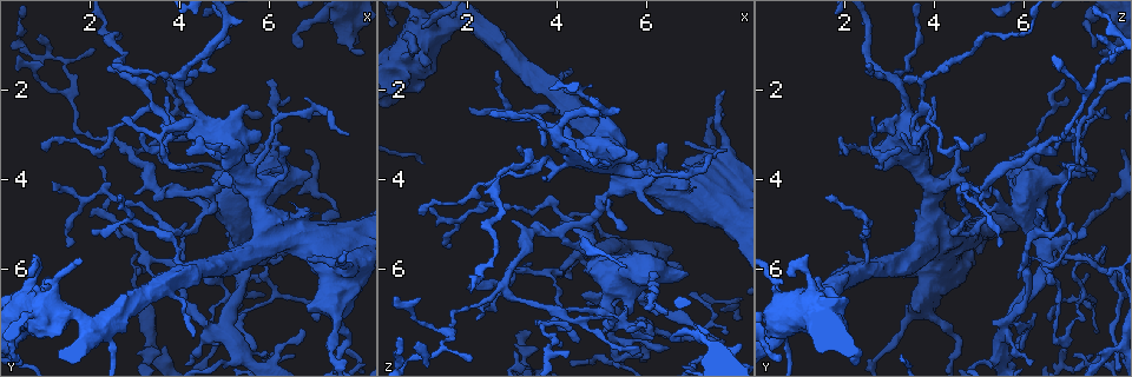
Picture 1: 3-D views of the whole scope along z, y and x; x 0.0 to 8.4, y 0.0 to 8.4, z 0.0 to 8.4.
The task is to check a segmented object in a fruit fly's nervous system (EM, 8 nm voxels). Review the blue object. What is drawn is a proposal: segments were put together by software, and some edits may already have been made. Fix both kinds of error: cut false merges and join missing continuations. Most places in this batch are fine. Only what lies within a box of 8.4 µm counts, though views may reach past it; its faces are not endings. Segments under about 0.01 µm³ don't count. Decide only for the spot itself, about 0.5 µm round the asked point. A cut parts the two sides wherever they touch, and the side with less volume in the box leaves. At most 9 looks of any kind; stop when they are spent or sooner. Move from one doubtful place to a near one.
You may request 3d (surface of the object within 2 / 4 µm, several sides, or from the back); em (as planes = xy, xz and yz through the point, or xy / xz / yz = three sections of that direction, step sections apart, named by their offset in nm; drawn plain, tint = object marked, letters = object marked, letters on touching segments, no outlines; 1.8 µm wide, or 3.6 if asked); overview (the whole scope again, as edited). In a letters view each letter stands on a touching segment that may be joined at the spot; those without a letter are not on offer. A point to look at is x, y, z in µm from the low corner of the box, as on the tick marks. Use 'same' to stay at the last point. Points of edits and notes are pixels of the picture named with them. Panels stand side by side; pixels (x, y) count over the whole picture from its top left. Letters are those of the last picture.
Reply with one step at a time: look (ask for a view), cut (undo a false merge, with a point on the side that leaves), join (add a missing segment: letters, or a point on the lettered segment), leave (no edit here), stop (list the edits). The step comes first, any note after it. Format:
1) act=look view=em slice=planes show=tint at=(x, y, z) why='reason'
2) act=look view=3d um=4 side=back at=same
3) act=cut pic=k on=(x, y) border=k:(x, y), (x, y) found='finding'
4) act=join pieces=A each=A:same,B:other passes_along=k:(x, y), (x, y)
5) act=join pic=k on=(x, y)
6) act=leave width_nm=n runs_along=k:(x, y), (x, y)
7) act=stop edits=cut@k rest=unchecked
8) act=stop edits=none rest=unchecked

act=look view=em slice=xz step=8 show=tint at=(5.60, 4.20, 4.00)

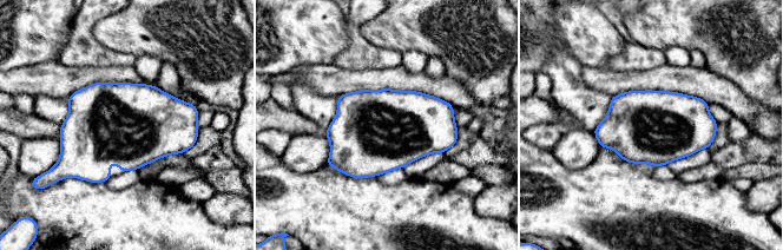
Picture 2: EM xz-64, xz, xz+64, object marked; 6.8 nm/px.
act=look view=em slice=xy step=16 show=letters at=same

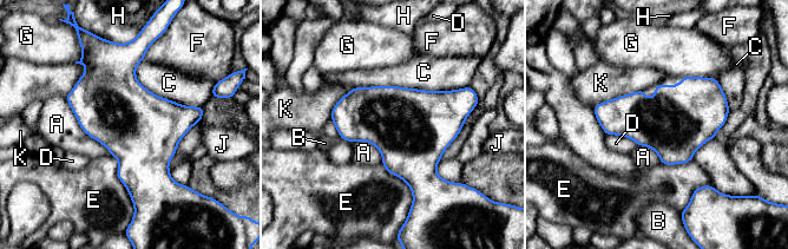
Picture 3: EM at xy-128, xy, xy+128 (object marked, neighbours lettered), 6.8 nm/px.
act=leave each=A:other,B:other,C:other,D:other,E:other,F:other,G:other,H:other,J:other,K:other border=3:(65, 97), (78, 125), (110, 152) found='all the same cell'

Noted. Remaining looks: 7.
act=look view=em slice=yz step=8 show=letters at=(5.35, 5.35, 6.50) why='small branch off a trunk'

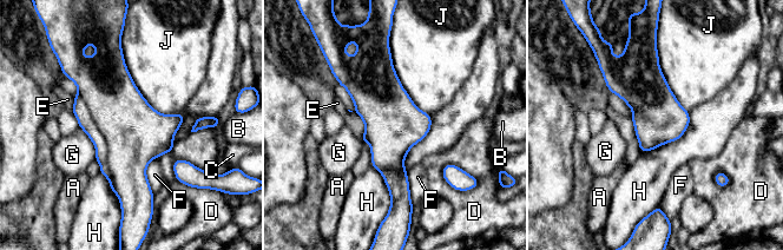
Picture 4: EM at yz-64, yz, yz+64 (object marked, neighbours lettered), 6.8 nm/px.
act=cut pic=4 on=(135, 132) each=A:other,B:other,C:other,D:other,E:other,F:other,G:other,H:other,J:other found='two cells meet here'

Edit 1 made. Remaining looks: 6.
act=look view=overview why='redraw'

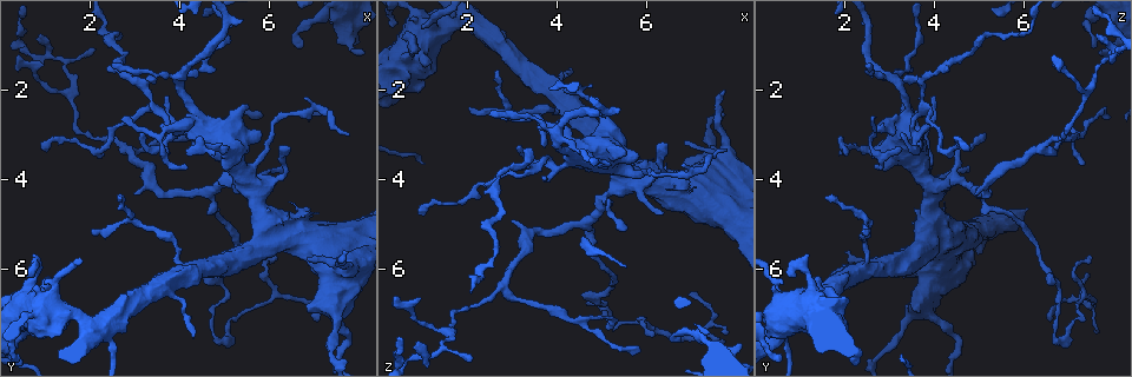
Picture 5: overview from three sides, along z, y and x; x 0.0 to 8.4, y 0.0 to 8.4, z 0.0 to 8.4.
act=look view=3d um=4 side=back at=(7.75, 5.95, 3.70) why='calibre changes'

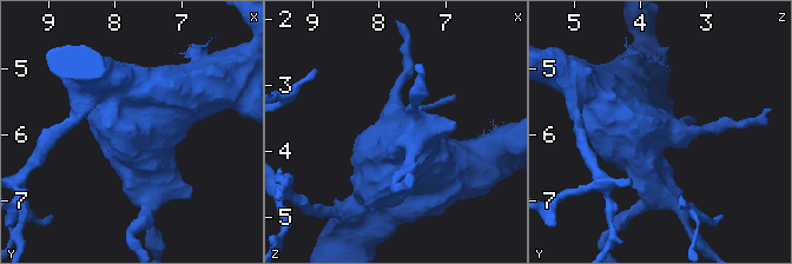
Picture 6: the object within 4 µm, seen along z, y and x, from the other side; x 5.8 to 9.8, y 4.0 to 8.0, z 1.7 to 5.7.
act=look view=em slice=xz step=4 show=letters at=(7.70, 5.95, 3.65)

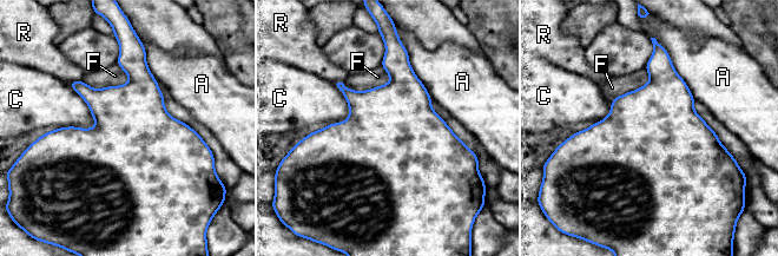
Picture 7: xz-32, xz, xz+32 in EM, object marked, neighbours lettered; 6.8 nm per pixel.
act=leave each=A:other,C:other,F:other,R:other border=7:(67, 83), (87, 105), (93, 128) found='all the same cell'

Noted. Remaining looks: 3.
act=look view=3d um=4 at=(6.75, 1.00, 7.50) why='an open end'

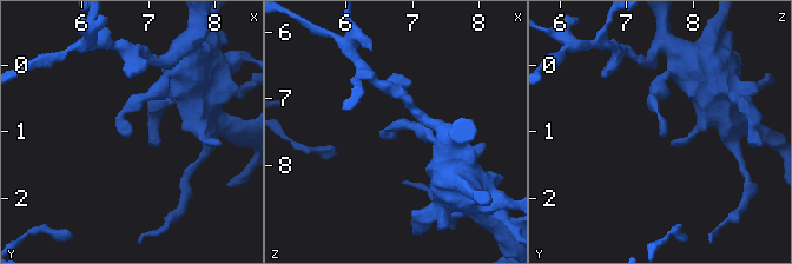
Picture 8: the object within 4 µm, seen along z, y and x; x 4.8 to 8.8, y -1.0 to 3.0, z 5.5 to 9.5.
act=look view=em slice=xz step=4 show=letters at=(6.80, 1.00, 7.55) why='shape alone is not enough'

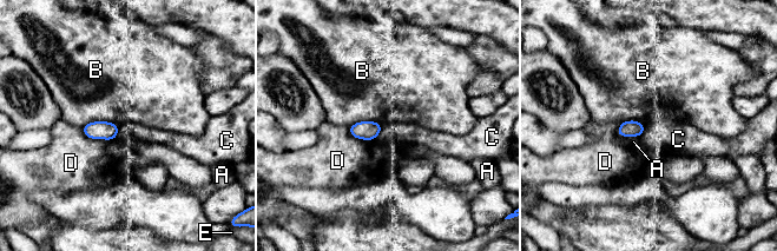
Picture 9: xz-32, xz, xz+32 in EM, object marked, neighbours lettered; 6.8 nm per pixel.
act=look view=em slice=xy step=8 show=letters at=same why='cut it another way'

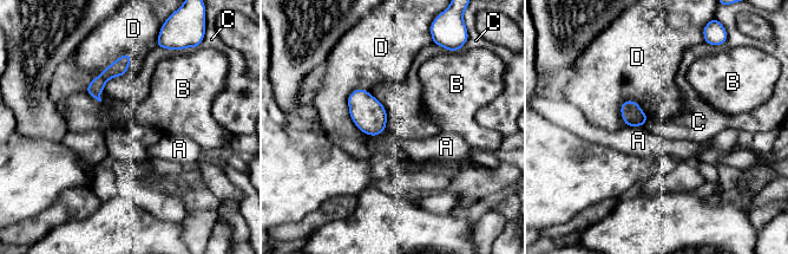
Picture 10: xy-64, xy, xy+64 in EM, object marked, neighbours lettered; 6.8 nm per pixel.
act=leave each=A:other,B:other,C:other,D:other border=10:(368, 92), (386, 111), (386, 129) found='none of them fits'

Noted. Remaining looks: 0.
act=stop edits=cut@4 rest=unchecked

